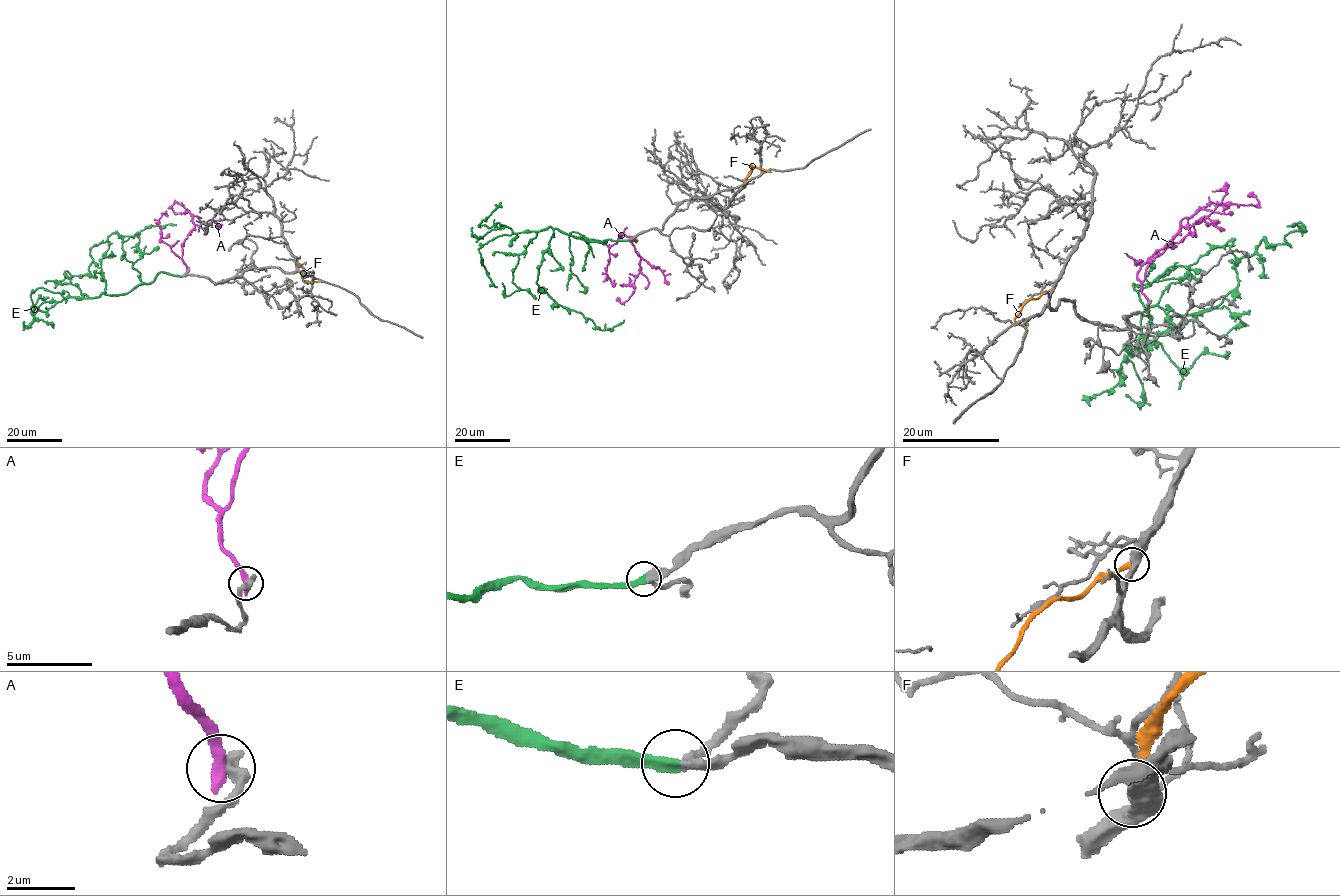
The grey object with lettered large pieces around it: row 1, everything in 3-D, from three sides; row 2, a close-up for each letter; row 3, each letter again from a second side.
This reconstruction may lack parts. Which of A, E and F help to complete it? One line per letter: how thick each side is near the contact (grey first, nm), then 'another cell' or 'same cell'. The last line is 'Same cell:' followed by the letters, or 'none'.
A: 440 nm thick on the grey side, 400 nm on the other; another cell
E: 280 nm thick on the grey side, 320 nm on the other; same cell
F: 480 nm thick on the grey side, 280 nm on the other; another cell
Same cell: E

